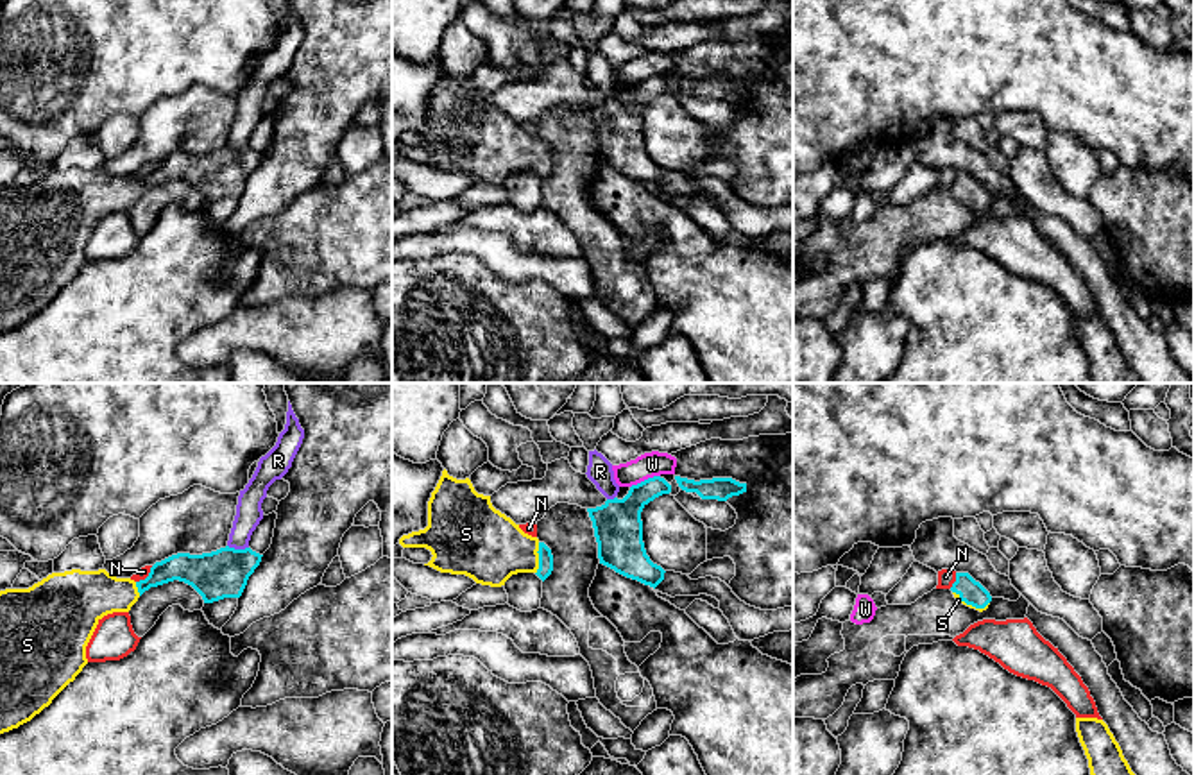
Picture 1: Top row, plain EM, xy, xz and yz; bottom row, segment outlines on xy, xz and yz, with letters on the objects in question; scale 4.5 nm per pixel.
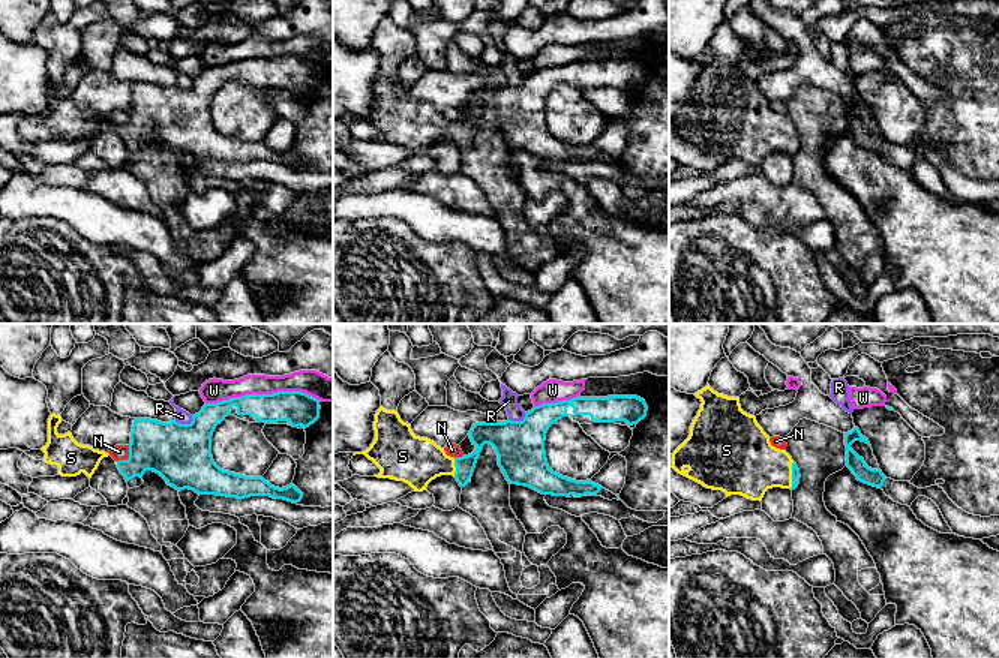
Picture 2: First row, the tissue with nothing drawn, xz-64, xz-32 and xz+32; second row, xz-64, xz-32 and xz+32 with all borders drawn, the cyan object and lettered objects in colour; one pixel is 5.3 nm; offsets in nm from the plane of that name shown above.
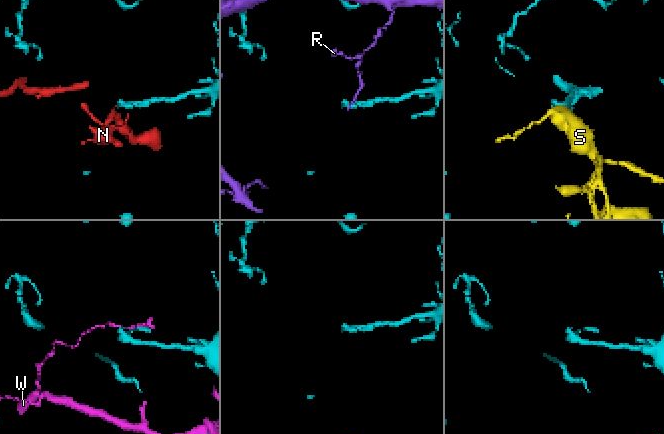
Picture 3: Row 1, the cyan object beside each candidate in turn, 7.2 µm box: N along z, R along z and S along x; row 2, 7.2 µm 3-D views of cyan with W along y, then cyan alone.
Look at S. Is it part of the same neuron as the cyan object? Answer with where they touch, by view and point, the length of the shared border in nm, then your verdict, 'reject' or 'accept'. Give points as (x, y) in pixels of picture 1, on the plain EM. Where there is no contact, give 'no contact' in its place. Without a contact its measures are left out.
xz (539, 158) | 140 nm | accept

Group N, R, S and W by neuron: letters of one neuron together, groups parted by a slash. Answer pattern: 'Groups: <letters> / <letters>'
Groups: N / R / S / W

